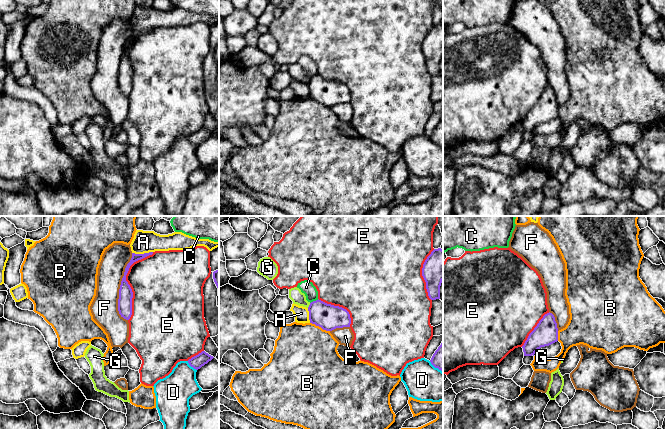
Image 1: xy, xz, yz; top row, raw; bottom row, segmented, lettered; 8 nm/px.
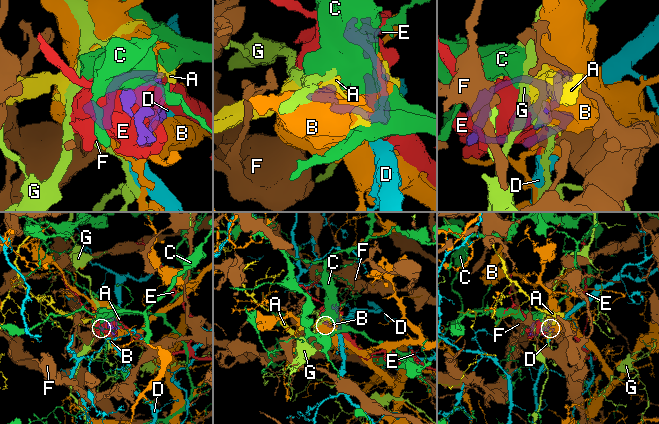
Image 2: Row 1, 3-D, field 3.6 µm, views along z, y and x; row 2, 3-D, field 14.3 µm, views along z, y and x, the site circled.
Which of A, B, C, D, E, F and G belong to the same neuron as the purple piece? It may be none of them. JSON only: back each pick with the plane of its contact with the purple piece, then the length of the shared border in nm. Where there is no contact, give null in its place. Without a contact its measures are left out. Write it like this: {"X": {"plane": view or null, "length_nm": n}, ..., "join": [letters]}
{"join": []}

